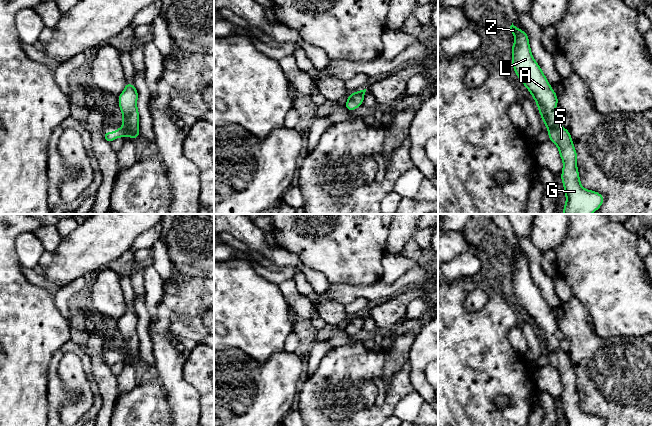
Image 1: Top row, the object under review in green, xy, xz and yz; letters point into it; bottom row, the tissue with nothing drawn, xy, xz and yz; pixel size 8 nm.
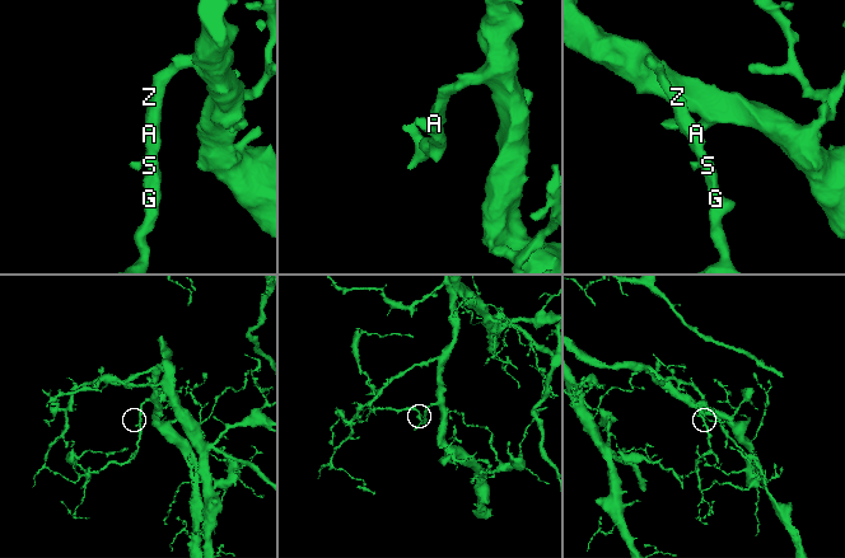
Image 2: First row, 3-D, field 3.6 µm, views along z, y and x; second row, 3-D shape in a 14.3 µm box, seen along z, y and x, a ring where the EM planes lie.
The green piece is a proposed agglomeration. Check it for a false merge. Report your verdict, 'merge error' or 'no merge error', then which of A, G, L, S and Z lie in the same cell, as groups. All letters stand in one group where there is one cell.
no merge error | A G L S Z

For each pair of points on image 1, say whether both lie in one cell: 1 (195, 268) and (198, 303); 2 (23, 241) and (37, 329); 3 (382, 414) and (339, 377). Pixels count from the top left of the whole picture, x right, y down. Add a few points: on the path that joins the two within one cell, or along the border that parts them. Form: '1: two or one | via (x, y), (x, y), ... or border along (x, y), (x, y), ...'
1: two | border along (176, 270), (187, 275), (203, 277)
2: two | border along (15, 242), (15, 252), (21, 265)
3: one | via (368, 414), (364, 414), (351, 401), (348, 391)

